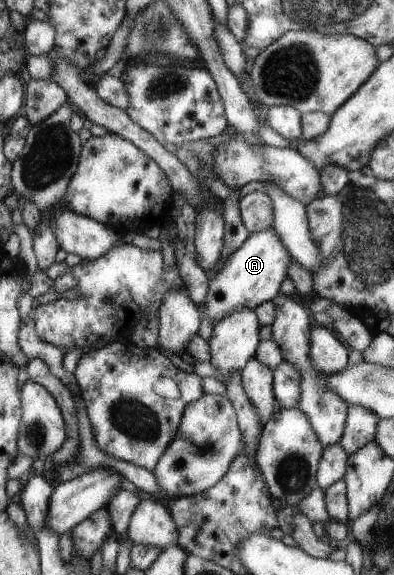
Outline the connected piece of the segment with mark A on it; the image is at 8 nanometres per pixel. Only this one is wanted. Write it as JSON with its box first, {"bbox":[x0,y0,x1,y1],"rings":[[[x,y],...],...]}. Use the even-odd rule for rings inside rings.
{"bbox":[202,226,290,324],"rings":[[[272,226],[250,233],[246,241],[226,257],[218,273],[208,279],[206,295],[202,299],[202,313],[215,324],[230,313],[242,309],[254,310],[266,300],[271,300],[279,293],[280,283],[288,275],[286,269],[290,259]]]}

